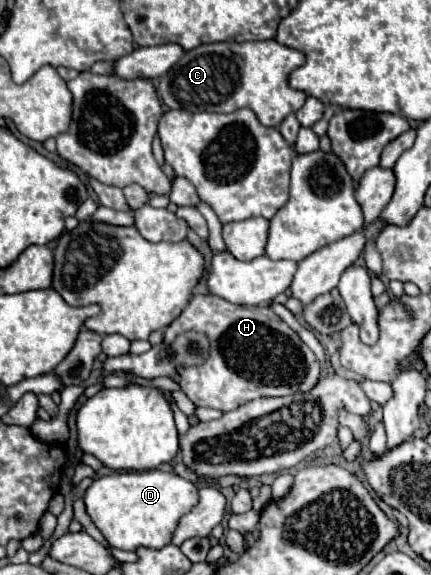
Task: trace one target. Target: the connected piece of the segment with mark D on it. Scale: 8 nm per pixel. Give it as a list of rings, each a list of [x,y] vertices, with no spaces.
[[[116,472],[94,478],[84,494],[86,512],[108,540],[120,550],[136,550],[138,546],[162,548],[170,544],[178,518],[198,502],[198,490],[192,482],[172,472]]]

